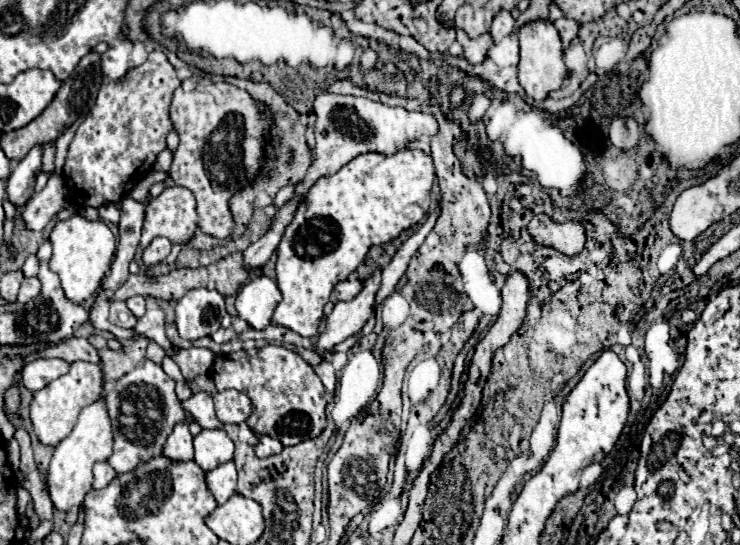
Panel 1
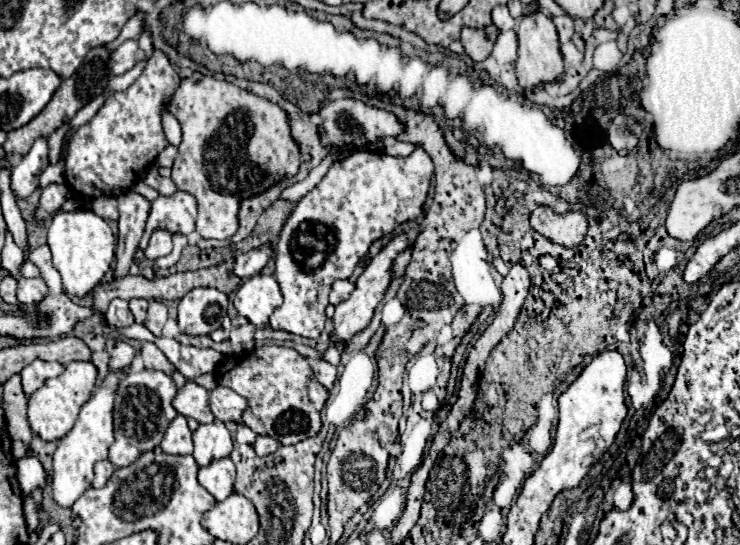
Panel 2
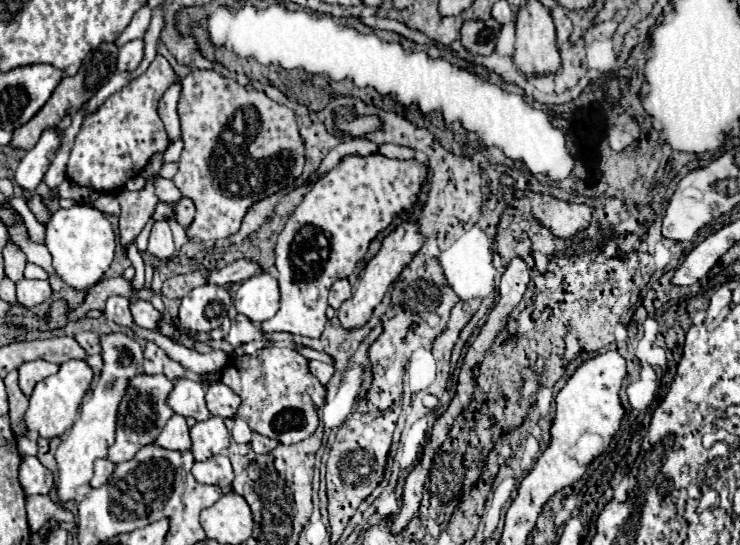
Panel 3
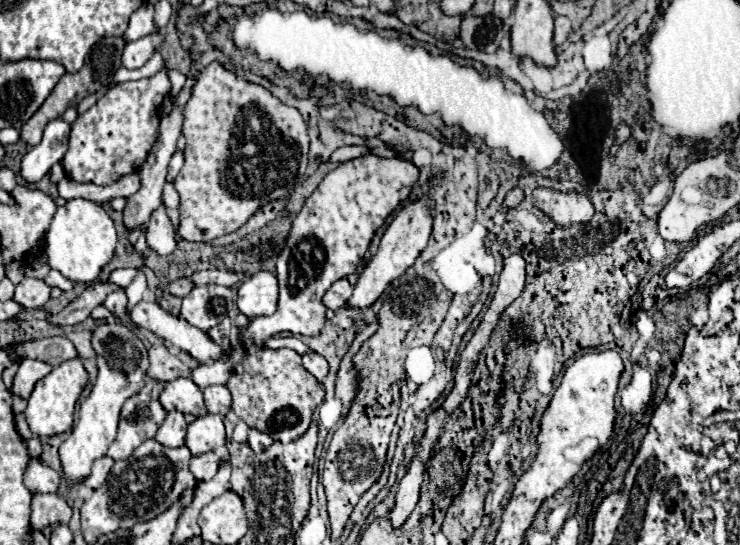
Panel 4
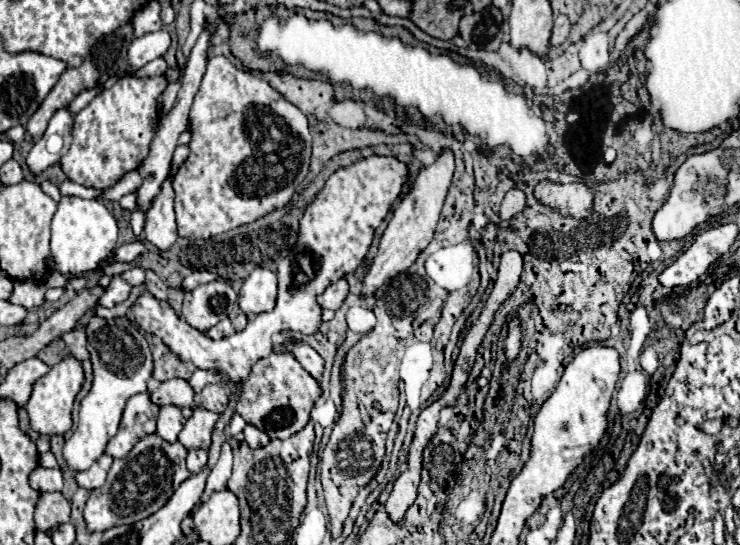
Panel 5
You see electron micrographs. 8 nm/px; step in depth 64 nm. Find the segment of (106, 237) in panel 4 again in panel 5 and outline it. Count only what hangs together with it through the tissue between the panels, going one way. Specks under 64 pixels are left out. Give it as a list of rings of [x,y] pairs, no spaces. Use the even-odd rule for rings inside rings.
[[[62,196],[58,210],[52,218],[52,268],[58,272],[72,272],[82,276],[88,270],[96,270],[100,262],[116,248],[118,224],[112,212],[100,200],[84,200],[78,196]]]

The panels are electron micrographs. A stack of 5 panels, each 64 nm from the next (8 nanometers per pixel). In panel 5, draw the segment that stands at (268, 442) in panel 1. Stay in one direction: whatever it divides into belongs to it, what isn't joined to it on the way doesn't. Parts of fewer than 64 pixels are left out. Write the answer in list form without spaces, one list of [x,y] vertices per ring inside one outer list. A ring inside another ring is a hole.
[[[246,426],[244,428],[244,440],[246,440],[246,444],[250,446],[250,448],[260,448],[260,446],[264,446],[264,444],[268,444],[268,434],[266,432],[262,432],[262,430],[258,430],[256,426]]]

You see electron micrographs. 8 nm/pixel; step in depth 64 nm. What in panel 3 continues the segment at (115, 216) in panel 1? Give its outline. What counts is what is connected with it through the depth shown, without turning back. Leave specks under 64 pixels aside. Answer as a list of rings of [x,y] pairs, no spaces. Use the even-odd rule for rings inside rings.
[[[104,194],[104,196],[100,196],[94,204],[96,204],[96,208],[98,208],[100,212],[104,212],[104,214],[114,214],[114,216],[120,214],[120,204],[118,204],[116,194]]]

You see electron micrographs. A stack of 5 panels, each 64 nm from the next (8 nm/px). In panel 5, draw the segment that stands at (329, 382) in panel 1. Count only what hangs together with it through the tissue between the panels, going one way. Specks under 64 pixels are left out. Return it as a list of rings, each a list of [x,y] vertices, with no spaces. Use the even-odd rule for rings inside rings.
[[[284,338],[280,344],[274,344],[272,348],[274,352],[292,352],[292,356],[296,356],[296,360],[302,364],[302,368],[314,376],[316,380],[322,376],[324,370],[324,360],[320,358],[320,354],[308,346],[304,340],[296,340],[296,338]]]

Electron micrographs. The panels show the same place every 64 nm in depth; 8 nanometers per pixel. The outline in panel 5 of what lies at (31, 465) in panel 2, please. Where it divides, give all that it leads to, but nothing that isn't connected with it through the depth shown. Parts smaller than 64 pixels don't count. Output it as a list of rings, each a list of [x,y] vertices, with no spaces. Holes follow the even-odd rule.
[[[38,466],[30,476],[30,486],[40,490],[40,492],[58,492],[64,486],[62,484],[62,472]]]

